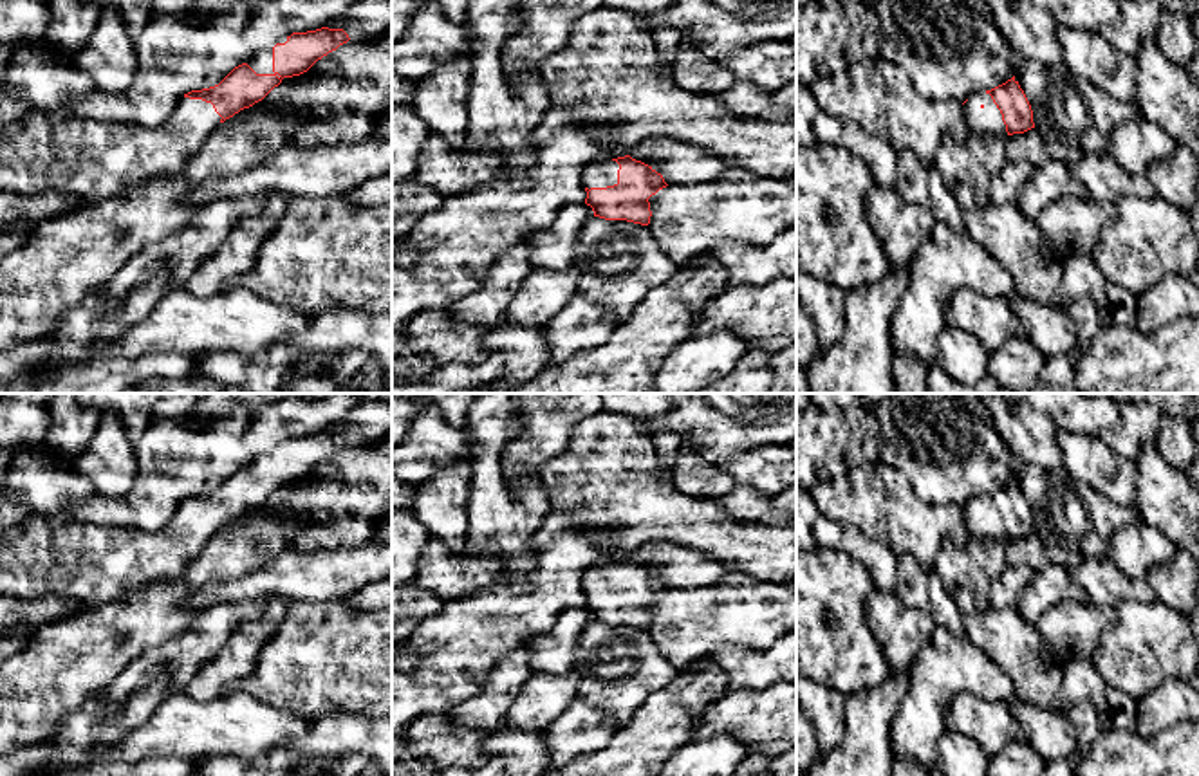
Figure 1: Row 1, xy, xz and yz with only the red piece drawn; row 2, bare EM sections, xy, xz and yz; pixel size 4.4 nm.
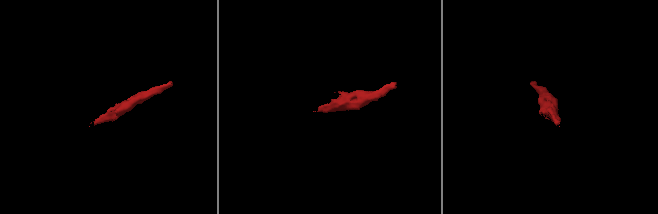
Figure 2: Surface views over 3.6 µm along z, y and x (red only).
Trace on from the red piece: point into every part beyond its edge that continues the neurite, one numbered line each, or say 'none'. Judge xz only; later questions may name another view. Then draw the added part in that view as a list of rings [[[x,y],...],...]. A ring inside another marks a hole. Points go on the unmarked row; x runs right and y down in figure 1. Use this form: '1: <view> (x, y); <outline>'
1: xz (602, 578); [[[612,563],[598,565],[589,568],[583,574],[583,590],[585,592],[607,592],[618,588],[619,568]]]

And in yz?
1: yz (988, 524); [[[975,496],[968,502],[964,522],[970,536],[986,538],[1000,545],[1008,540],[1002,518],[986,496]]]

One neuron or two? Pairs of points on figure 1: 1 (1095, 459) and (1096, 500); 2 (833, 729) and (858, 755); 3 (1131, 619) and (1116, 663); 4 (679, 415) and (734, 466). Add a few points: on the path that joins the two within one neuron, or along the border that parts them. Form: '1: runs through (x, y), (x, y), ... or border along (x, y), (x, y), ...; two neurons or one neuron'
1: border along (1066, 477), (1086, 482), (1113, 500), (1134, 508); two neurons
2: border along (845, 695), (844, 737), (820, 757); two neurons
3: runs through (1131, 630), (1131, 648), (1127, 652); one neuron
4: border along (766, 443), (741, 450), (717, 464); two neurons

